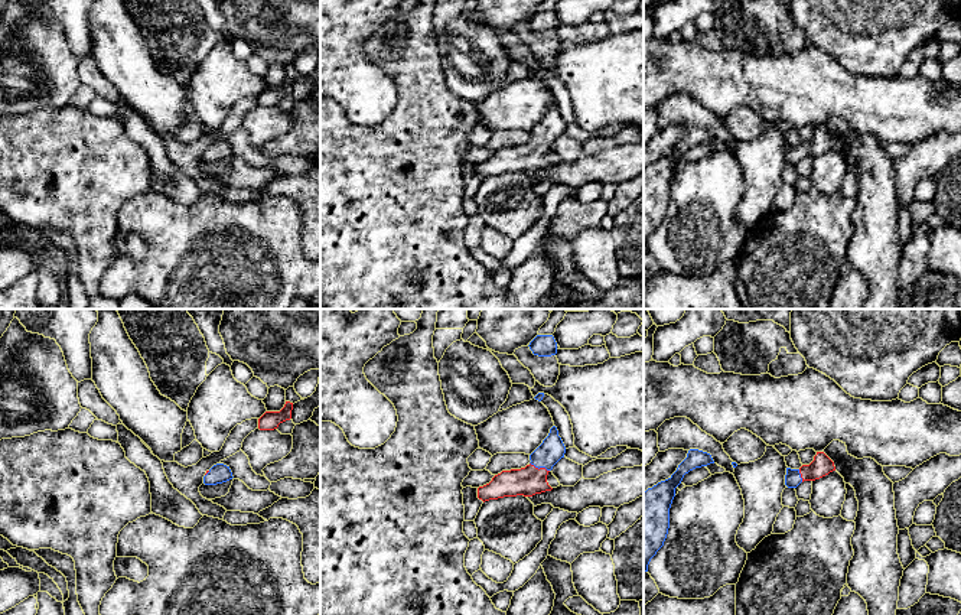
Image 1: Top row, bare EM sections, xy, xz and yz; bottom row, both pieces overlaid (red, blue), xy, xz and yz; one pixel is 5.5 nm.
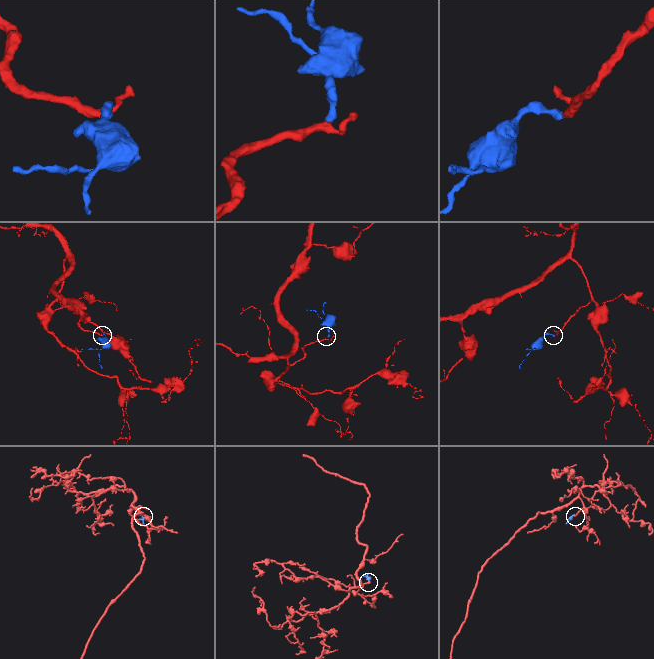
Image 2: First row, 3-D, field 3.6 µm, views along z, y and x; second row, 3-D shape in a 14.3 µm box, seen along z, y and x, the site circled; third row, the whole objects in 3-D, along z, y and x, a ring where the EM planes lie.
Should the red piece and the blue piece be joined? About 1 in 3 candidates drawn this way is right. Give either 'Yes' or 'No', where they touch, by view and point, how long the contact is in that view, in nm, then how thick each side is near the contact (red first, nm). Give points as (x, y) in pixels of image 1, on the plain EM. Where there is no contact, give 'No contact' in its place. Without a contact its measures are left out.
Yes. Touches red at xz (540, 145). Shared border 120 nm. Thickness 160 nm (red) against 140 nm

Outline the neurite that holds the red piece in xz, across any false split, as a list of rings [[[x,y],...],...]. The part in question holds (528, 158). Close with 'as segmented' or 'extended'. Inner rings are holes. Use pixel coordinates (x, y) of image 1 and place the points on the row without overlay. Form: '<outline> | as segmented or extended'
[[[556,102],[548,113],[530,131],[530,140],[521,146],[502,147],[492,157],[478,165],[478,175],[485,178],[504,173],[532,173],[553,165],[547,159],[547,152],[553,143],[564,134],[566,123],[558,113]]] | extended

